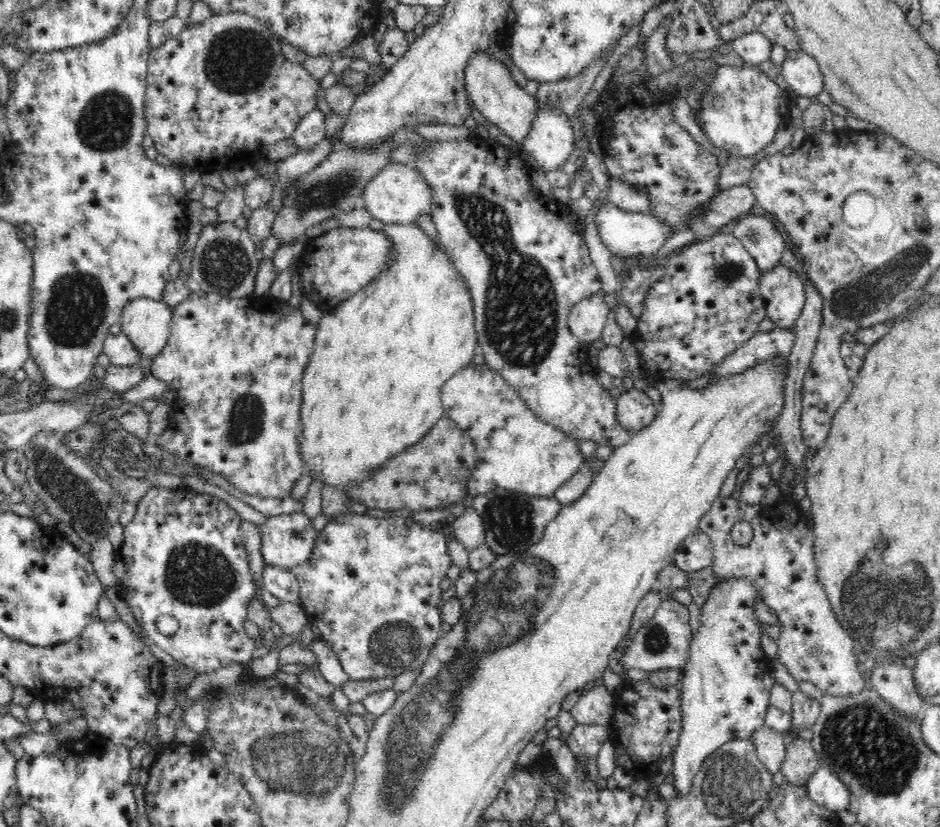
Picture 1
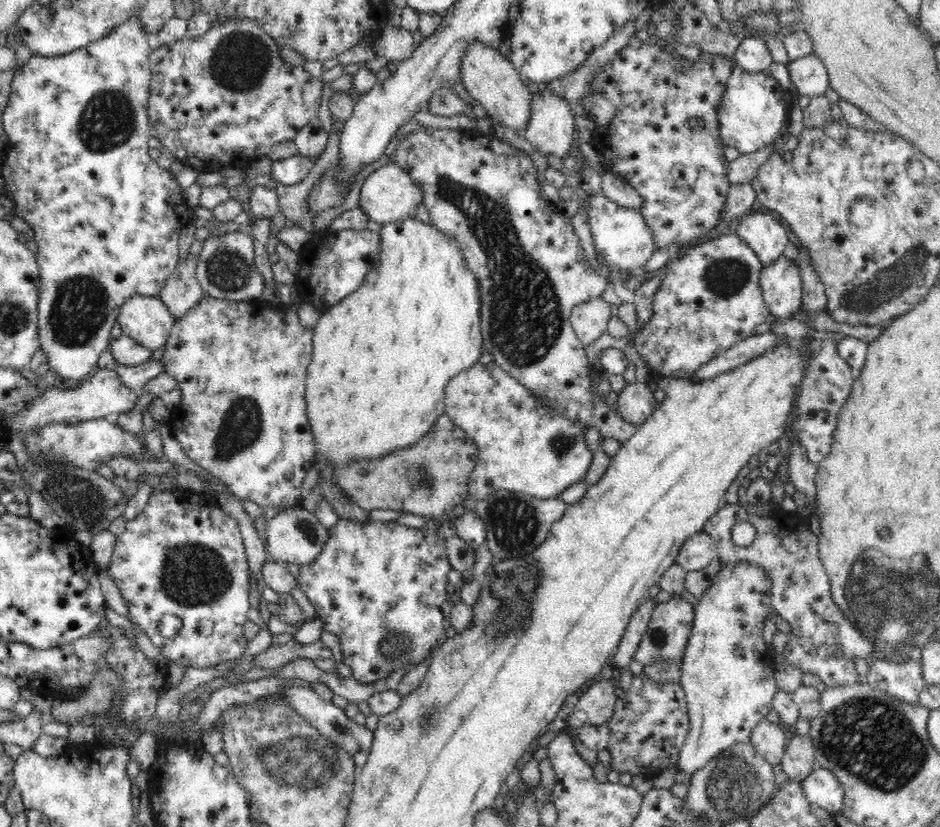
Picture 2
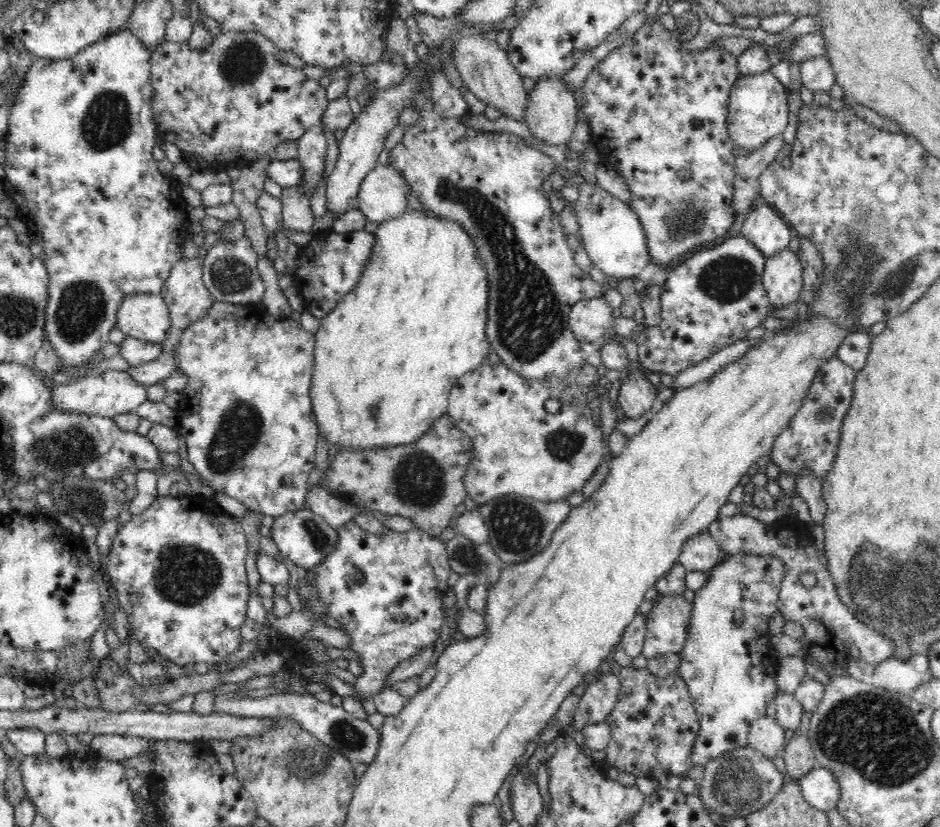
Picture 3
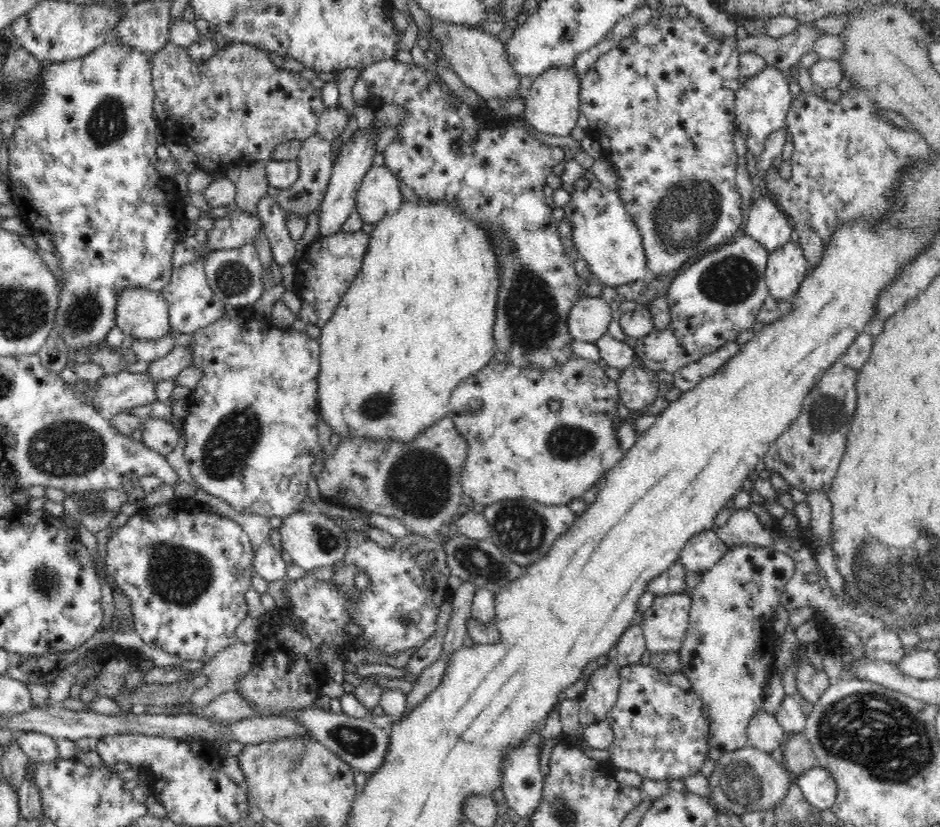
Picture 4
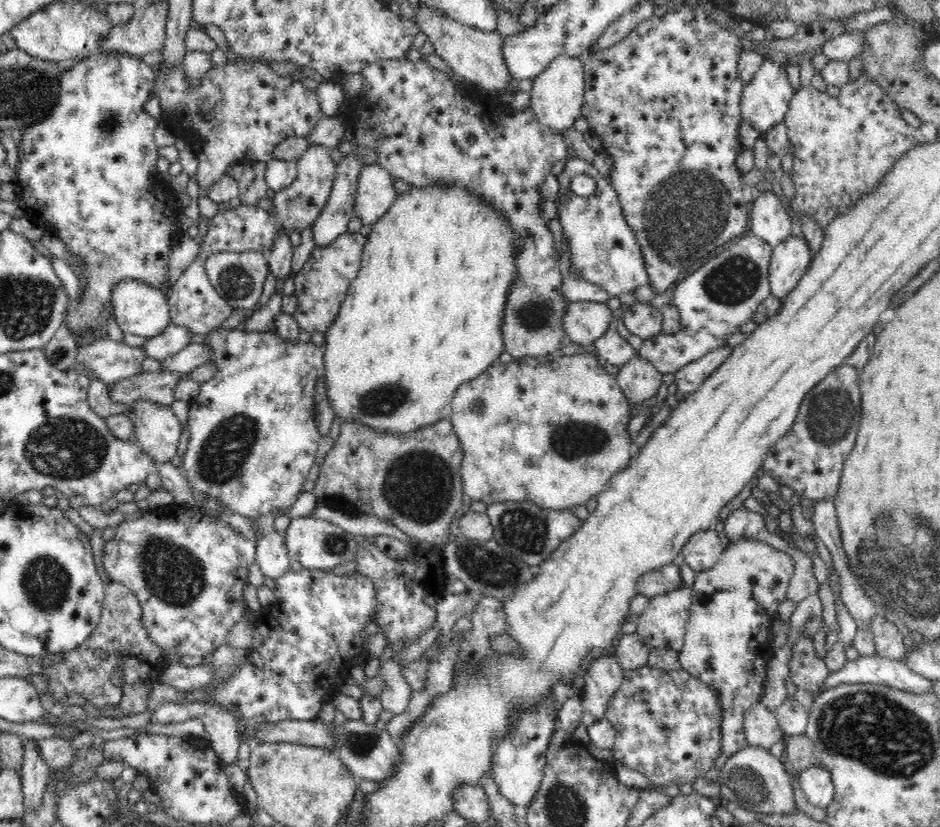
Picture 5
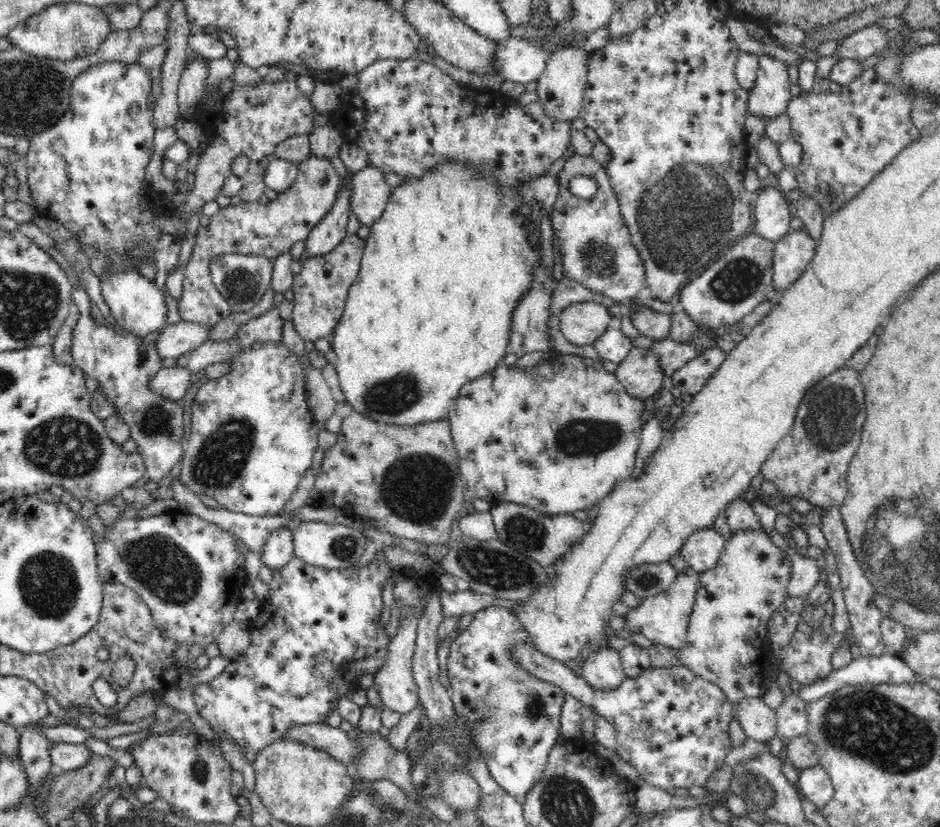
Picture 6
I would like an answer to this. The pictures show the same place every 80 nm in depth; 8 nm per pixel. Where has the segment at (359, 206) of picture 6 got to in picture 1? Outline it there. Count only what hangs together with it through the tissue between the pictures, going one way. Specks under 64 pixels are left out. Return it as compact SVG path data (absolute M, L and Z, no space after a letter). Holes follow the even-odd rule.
M388 163L364 188L361 205L374 220L384 225L415 224L423 215L431 215L433 208L432 189L424 177L416 172L416 167L401 163Z

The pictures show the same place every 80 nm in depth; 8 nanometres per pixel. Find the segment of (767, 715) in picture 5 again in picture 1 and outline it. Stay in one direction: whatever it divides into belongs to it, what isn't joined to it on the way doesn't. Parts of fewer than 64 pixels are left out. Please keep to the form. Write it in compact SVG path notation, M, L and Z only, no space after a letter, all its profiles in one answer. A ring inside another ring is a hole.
M764 724L763 728L754 732L751 740L756 748L758 761L762 766L773 775L780 772L788 746L784 742L784 736Z

